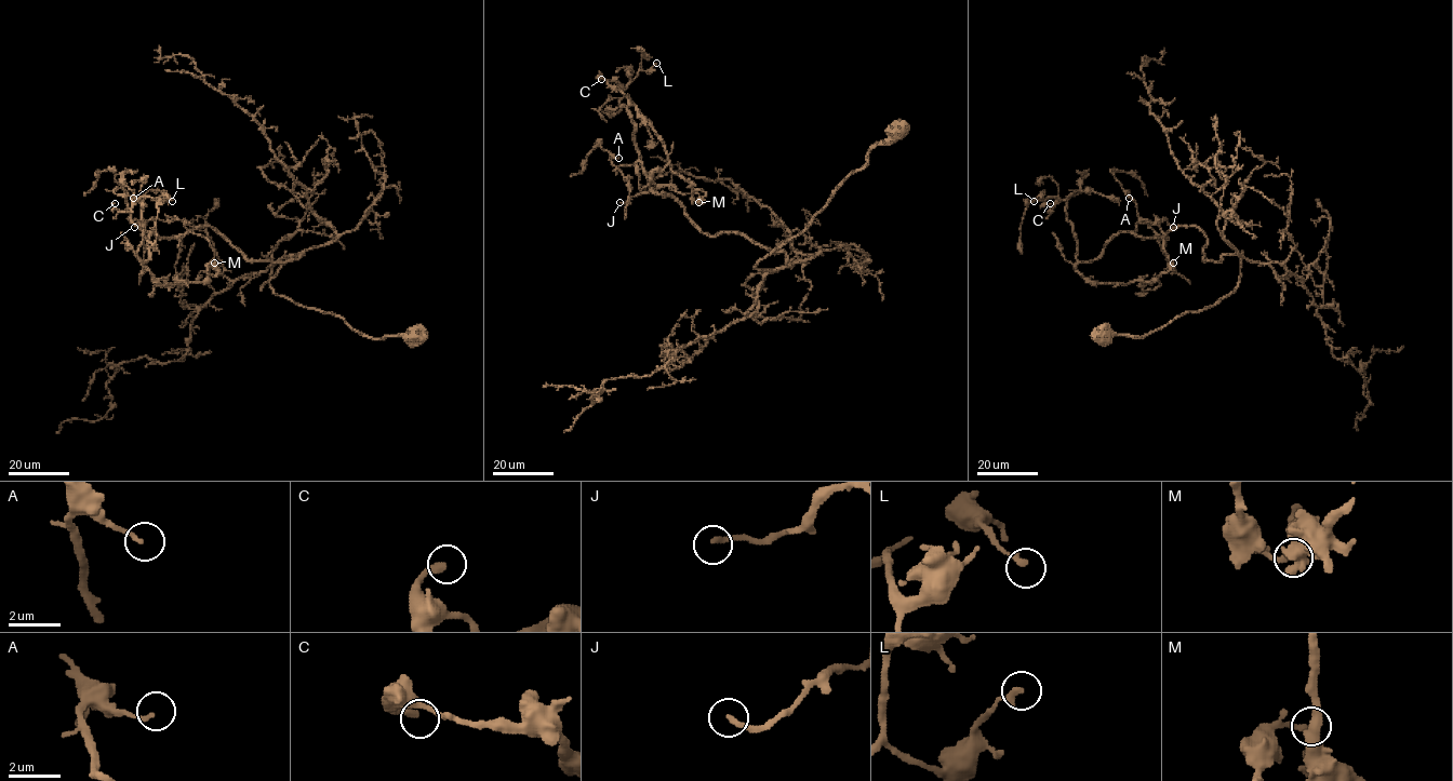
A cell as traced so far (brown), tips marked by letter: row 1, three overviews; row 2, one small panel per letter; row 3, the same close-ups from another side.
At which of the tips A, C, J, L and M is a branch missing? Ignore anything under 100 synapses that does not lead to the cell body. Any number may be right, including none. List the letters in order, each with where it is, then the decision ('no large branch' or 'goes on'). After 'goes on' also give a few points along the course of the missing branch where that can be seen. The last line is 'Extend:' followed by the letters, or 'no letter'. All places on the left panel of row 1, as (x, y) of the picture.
A: place (133, 198); no large branch
C: place (115, 203); no large branch
J: place (134, 227); no large branch
L: place (172, 201); no large branch
M: place (214, 263); no large branch
Extend: no letter

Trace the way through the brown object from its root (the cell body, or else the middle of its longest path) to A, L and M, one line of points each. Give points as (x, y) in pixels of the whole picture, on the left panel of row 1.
A: (413, 334), (370, 338), (277, 295), (269, 281), (302, 255), (251, 261), (208, 226), (141, 230), (133, 198)
L: (413, 334), (277, 295), (302, 255), (251, 261), (211, 227), (154, 232), (142, 261), (137, 200), (172, 201)
M: (413, 334), (277, 295), (302, 255), (251, 261), (211, 227), (154, 232), (142, 264), (183, 284), (214, 263)

